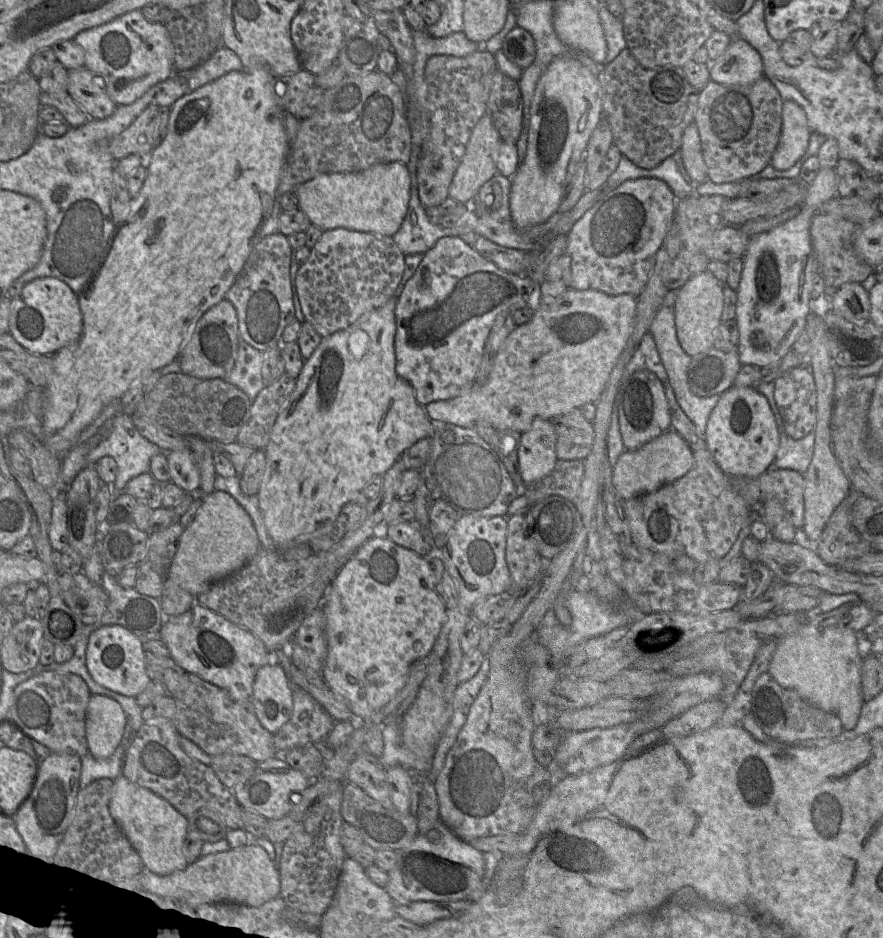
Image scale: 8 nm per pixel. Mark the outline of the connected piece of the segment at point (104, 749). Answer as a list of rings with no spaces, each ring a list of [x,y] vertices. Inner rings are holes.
[[[92,695],[86,719],[88,754],[98,759],[111,757],[123,742],[126,726],[126,714],[116,700]]]

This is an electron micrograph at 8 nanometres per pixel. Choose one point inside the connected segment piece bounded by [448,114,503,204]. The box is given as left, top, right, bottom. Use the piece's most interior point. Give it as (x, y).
(478, 165)

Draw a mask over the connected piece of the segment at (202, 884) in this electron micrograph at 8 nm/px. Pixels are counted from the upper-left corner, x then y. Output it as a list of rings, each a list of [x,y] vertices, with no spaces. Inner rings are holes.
[[[257,844],[201,856],[186,869],[165,876],[145,870],[137,879],[143,884],[143,894],[153,894],[160,898],[173,897],[185,907],[194,910],[214,905],[258,908],[280,894],[279,869],[266,850]]]

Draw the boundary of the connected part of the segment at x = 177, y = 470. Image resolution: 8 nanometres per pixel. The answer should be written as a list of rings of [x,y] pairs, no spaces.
[[[189,448],[177,451],[164,451],[171,475],[171,482],[186,493],[198,492],[200,476]]]

